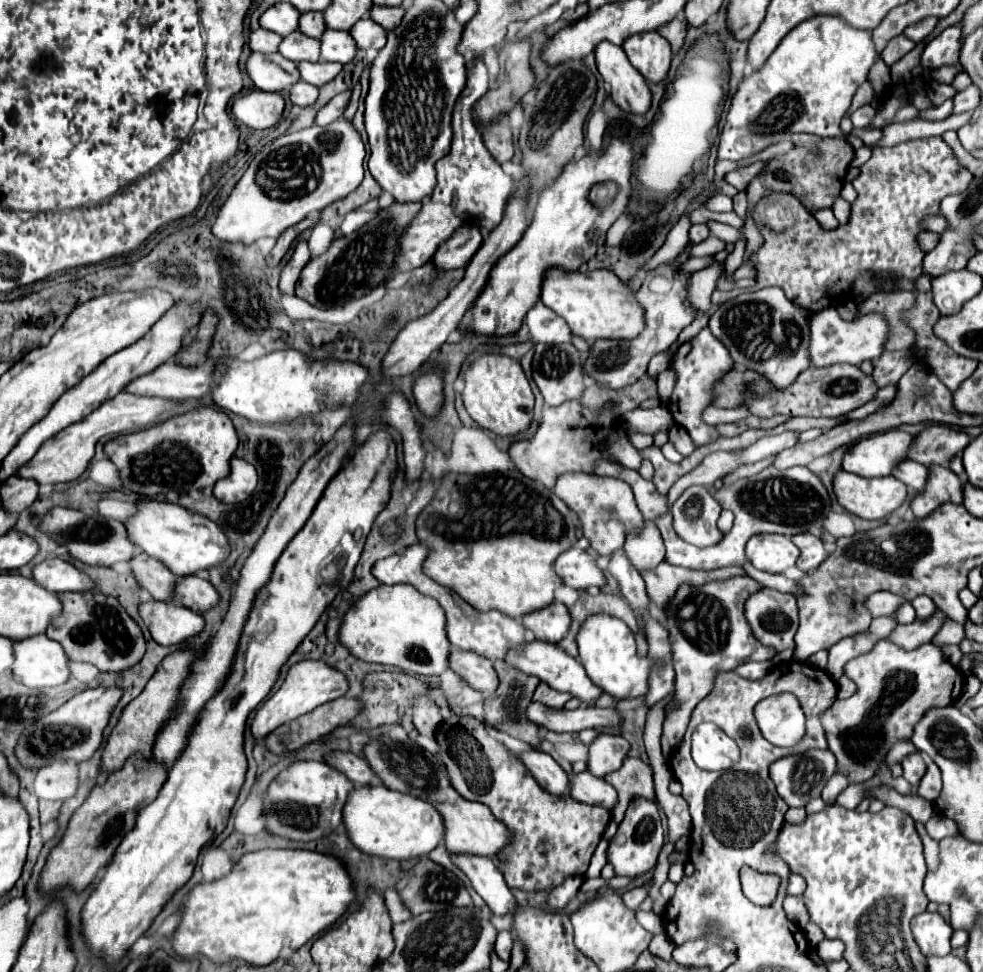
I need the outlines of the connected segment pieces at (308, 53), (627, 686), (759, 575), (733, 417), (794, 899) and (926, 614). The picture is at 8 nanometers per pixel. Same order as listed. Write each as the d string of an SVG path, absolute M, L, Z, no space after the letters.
M292 32L284 36L280 44L280 54L292 62L318 62L320 60L320 40L308 38L302 32Z
M594 614L582 622L578 634L578 660L584 664L586 674L596 686L602 686L604 692L612 694L614 698L622 700L628 696L642 698L644 690L648 688L648 670L652 666L650 658L640 658L636 654L636 642L630 628L608 614Z
M744 562L742 564L742 570L746 572L746 576L754 578L756 582L760 582L762 586L770 586L774 590L782 590L782 592L790 592L794 596L800 596L800 586L796 580L790 580L786 578L784 574L766 574L766 572L760 572L756 570L750 562Z
M710 406L706 412L704 412L704 420L708 422L708 424L724 424L724 422L738 422L738 420L742 420L742 418L746 418L746 416L750 416L750 412L744 408L744 406L738 406L738 408L730 408L730 410L726 410L726 408L714 408L714 406Z
M788 896L788 898L784 900L784 912L786 912L788 920L792 920L792 922L800 924L802 928L806 926L808 916L806 916L804 902L802 902L802 898L800 898L800 896Z
M916 596L914 600L912 600L912 606L914 606L914 610L916 610L916 618L920 618L920 620L928 620L930 616L934 616L936 614L936 604L928 598L928 596Z

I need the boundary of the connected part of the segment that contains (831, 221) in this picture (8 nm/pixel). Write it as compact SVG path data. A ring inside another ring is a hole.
M822 210L822 212L816 212L814 218L818 220L818 224L824 228L824 230L834 230L838 226L838 220L834 218L834 214L830 210Z

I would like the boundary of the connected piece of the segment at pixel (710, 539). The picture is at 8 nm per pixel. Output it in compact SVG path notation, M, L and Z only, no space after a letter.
M706 486L686 488L672 504L670 512L674 518L674 530L684 542L706 548L722 540L722 532L716 524L722 508L716 504L716 500L712 500L712 494Z

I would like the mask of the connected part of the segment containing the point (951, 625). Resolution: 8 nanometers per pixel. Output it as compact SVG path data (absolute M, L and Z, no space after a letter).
M946 618L940 626L940 630L936 632L936 636L932 638L932 644L942 648L946 644L960 644L960 640L964 640L964 626Z

